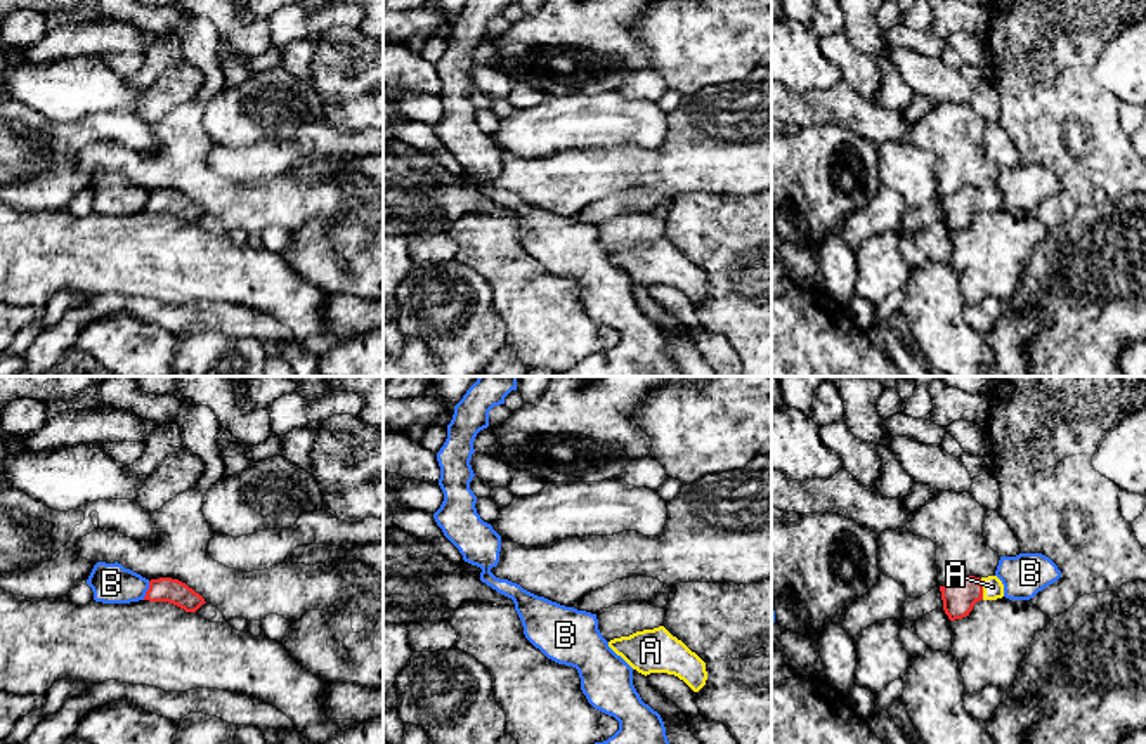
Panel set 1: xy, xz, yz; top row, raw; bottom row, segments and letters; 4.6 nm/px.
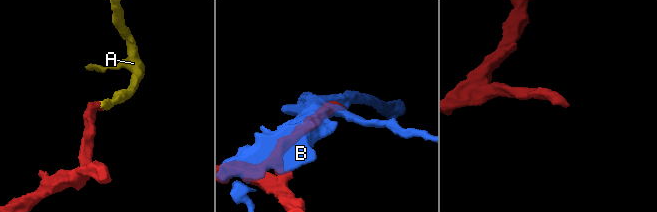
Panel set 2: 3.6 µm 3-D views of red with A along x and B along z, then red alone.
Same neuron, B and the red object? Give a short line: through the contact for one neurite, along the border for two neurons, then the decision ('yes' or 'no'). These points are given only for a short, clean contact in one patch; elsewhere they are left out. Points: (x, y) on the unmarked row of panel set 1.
xy (149, 193), (143, 210) | no

